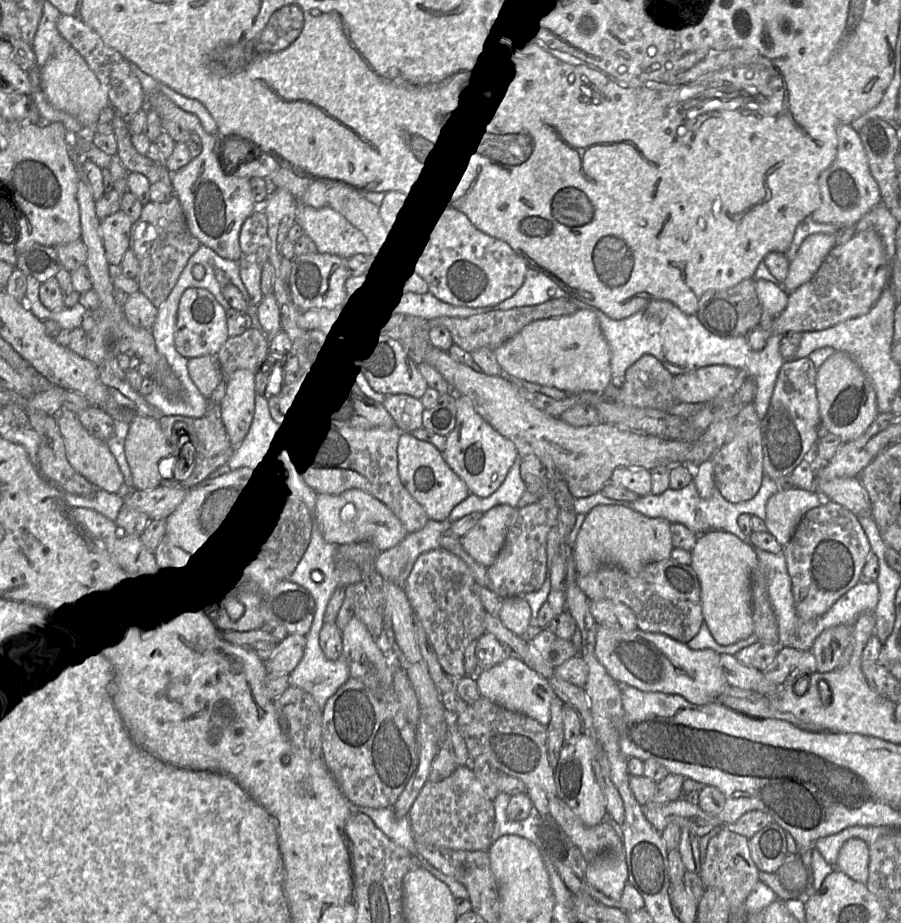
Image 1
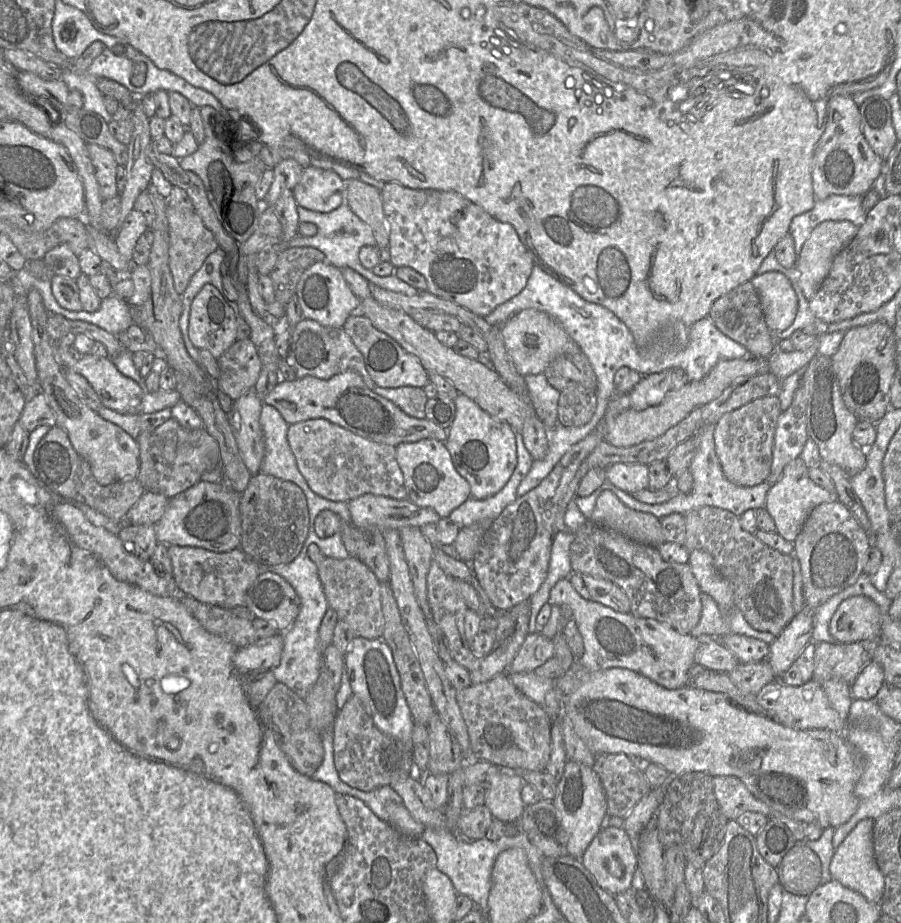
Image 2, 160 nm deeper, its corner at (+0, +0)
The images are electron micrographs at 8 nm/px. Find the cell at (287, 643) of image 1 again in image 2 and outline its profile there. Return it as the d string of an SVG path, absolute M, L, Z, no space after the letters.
M282 633L269 638L259 638L255 643L238 648L235 666L242 672L271 671L279 665L283 649Z

